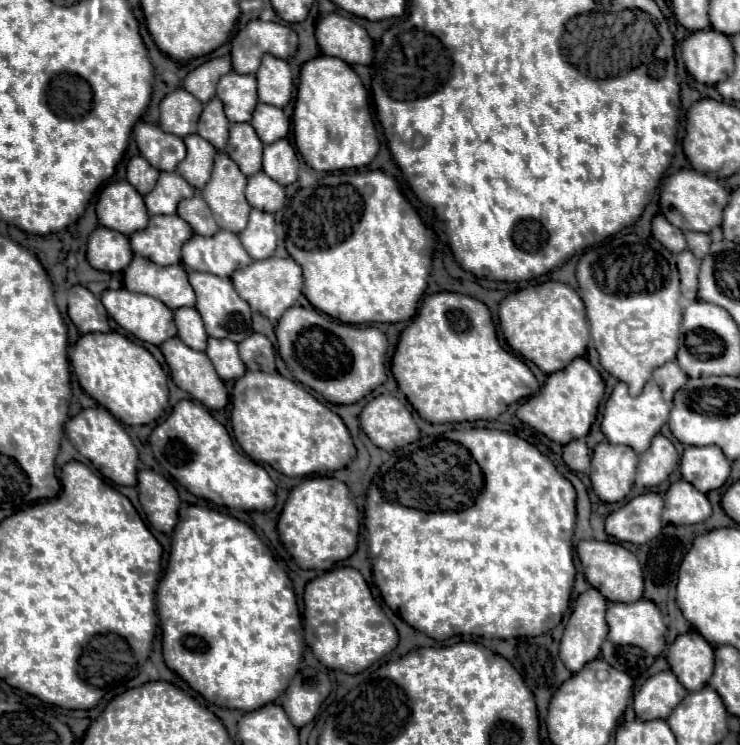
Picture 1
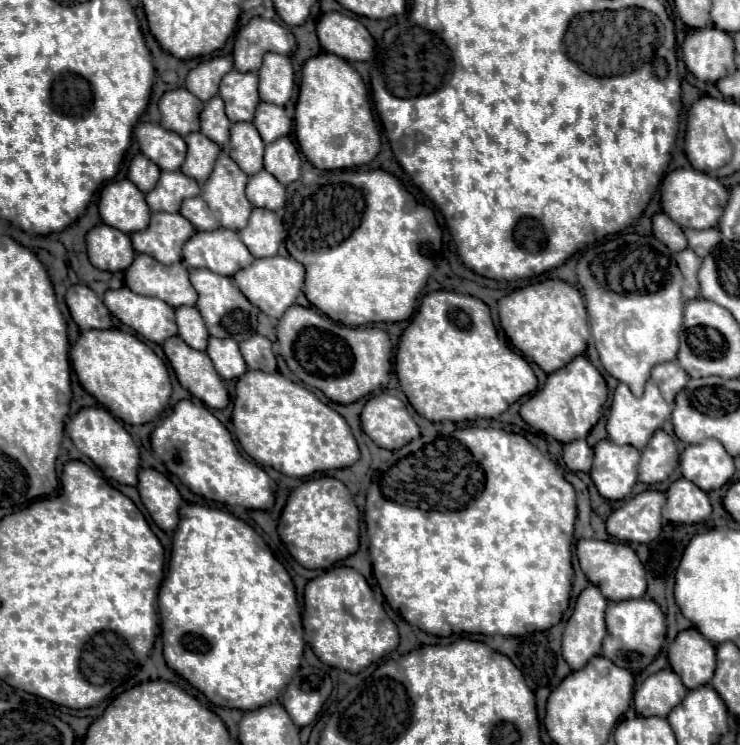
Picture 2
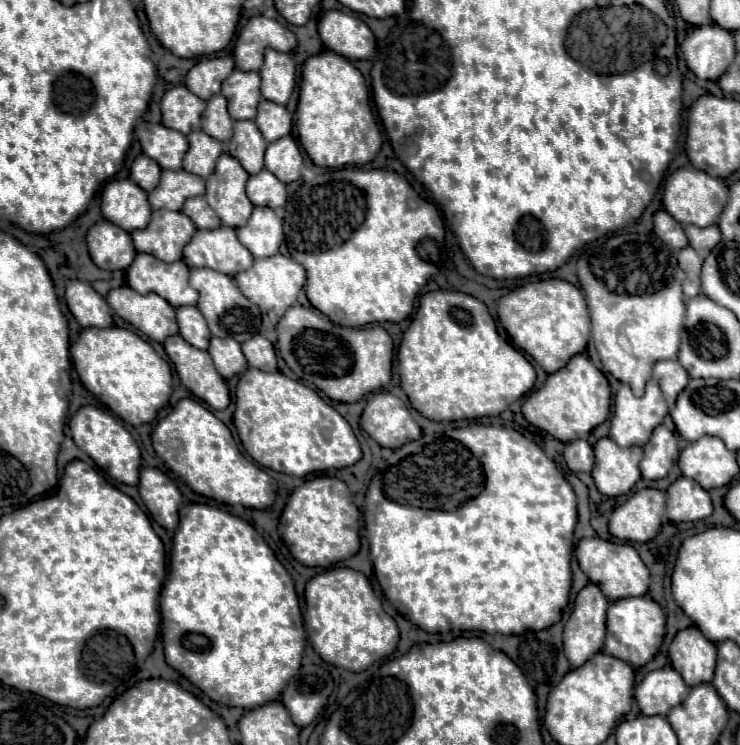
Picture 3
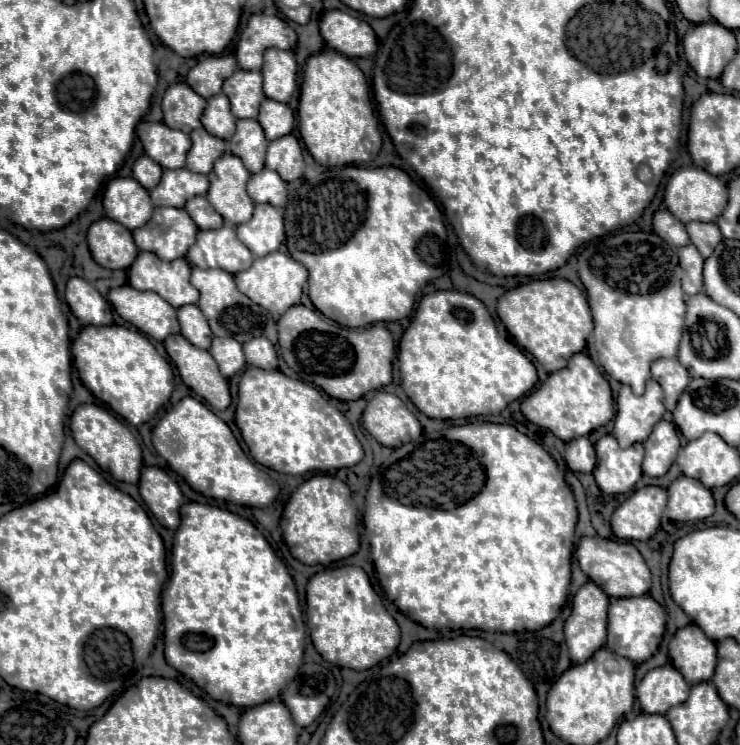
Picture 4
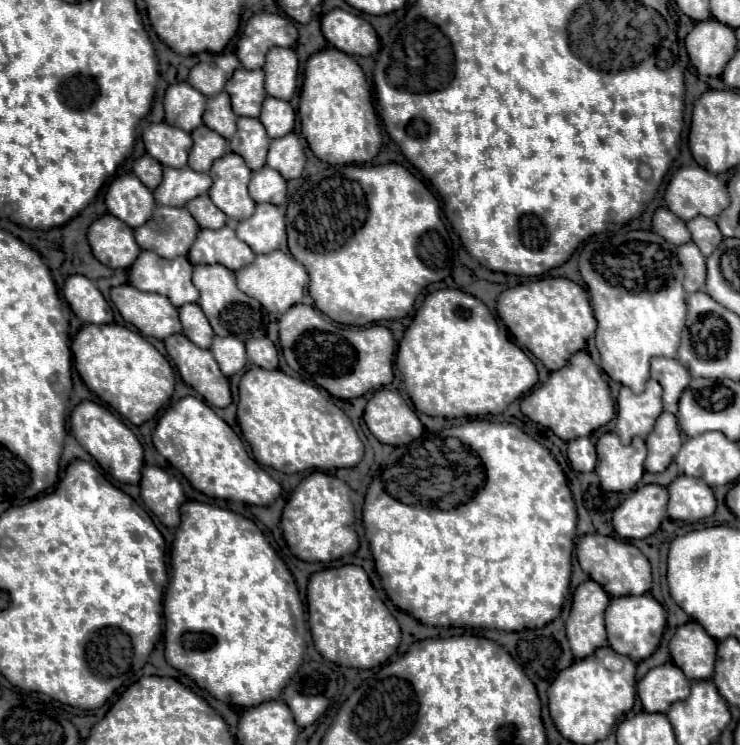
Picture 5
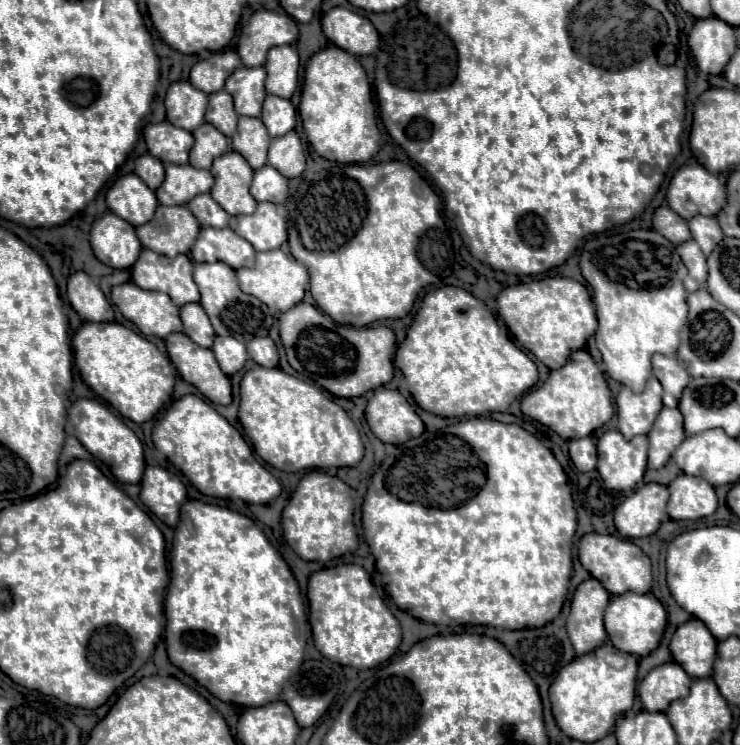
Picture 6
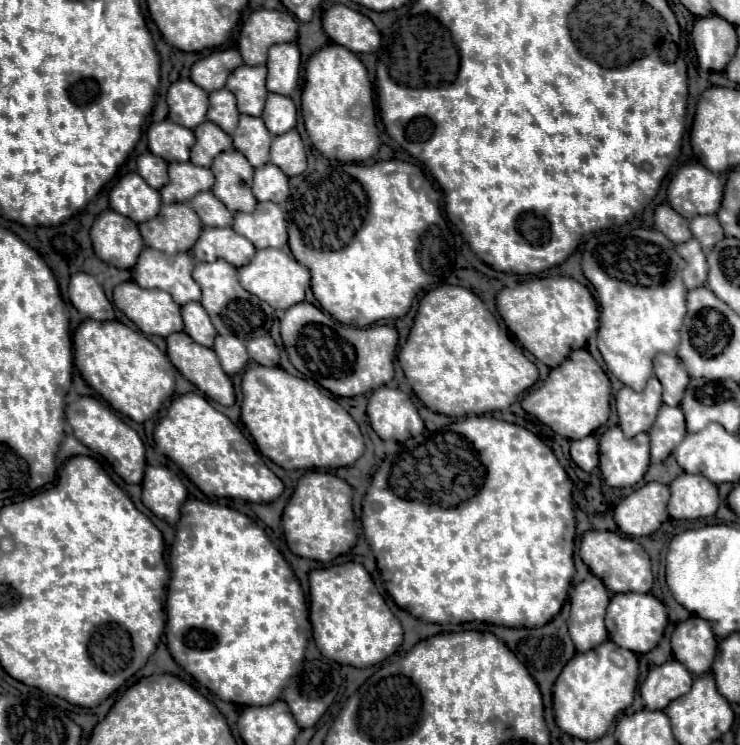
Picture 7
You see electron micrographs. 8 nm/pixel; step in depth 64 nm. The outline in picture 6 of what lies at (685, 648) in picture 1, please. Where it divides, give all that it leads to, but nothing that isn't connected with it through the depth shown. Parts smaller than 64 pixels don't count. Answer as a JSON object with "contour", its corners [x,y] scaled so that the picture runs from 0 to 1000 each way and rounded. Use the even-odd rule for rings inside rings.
{"contour":[[[932,830],[911,848],[905,875],[930,907],[957,910],[968,883],[968,856],[957,848],[957,843],[951,843],[951,838],[946,838],[946,832]]]}

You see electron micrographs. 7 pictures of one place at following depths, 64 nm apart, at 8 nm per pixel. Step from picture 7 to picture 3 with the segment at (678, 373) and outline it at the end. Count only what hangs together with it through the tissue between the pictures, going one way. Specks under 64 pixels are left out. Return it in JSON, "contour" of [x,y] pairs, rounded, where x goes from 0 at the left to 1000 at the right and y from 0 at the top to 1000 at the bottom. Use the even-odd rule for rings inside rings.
{"contour":[[[895,483],[884,489],[881,507],[889,513],[892,523],[897,526],[897,534],[905,548],[911,548],[914,532],[927,521],[930,515],[930,499],[919,491],[916,483]]]}

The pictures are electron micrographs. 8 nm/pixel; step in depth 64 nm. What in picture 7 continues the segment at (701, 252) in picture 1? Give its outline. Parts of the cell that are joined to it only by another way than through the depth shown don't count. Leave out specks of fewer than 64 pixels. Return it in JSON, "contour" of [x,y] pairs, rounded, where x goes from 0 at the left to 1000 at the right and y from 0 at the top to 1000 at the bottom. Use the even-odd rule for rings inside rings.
{"contour":[[[938,290],[932,295],[932,309],[935,317],[949,328],[949,336],[957,341],[968,325],[973,325],[978,319],[978,311],[973,306],[973,298],[968,295],[968,290]]]}

